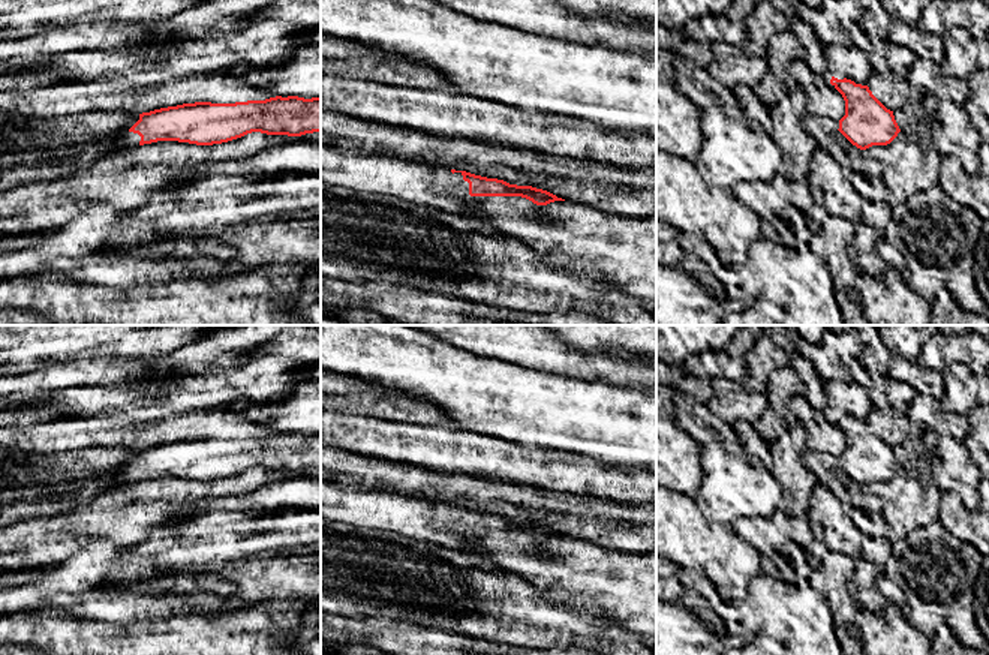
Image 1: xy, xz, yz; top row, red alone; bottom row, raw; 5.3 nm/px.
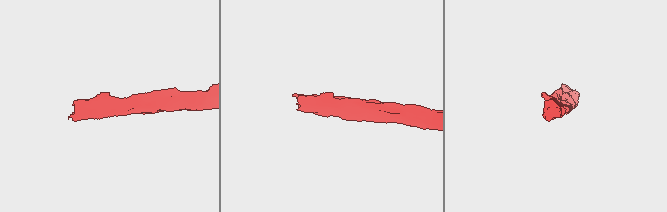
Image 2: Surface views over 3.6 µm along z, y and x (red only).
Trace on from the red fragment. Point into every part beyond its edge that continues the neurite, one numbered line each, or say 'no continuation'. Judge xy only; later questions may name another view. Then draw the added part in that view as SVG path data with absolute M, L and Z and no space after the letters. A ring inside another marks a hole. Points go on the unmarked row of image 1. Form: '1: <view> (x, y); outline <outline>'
1: xy (125, 474); outline M139 451L132 453L130 457L118 468L114 478L117 483L129 484L133 481L139 481L141 472L129 466L138 456Z

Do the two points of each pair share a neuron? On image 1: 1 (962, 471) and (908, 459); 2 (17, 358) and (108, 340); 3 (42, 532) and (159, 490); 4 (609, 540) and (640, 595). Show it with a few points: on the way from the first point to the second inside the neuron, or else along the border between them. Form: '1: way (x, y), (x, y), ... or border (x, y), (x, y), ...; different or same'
1: way (949, 457), (944, 453), (922, 453); same
2: way (39, 343), (42, 340), (86, 340); same
3: way (71, 525), (111, 514), (131, 513); same
4: border (580, 540), (640, 555); different

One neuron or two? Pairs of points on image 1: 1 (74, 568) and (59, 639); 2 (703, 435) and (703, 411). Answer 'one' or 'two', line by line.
1: two
2: one

